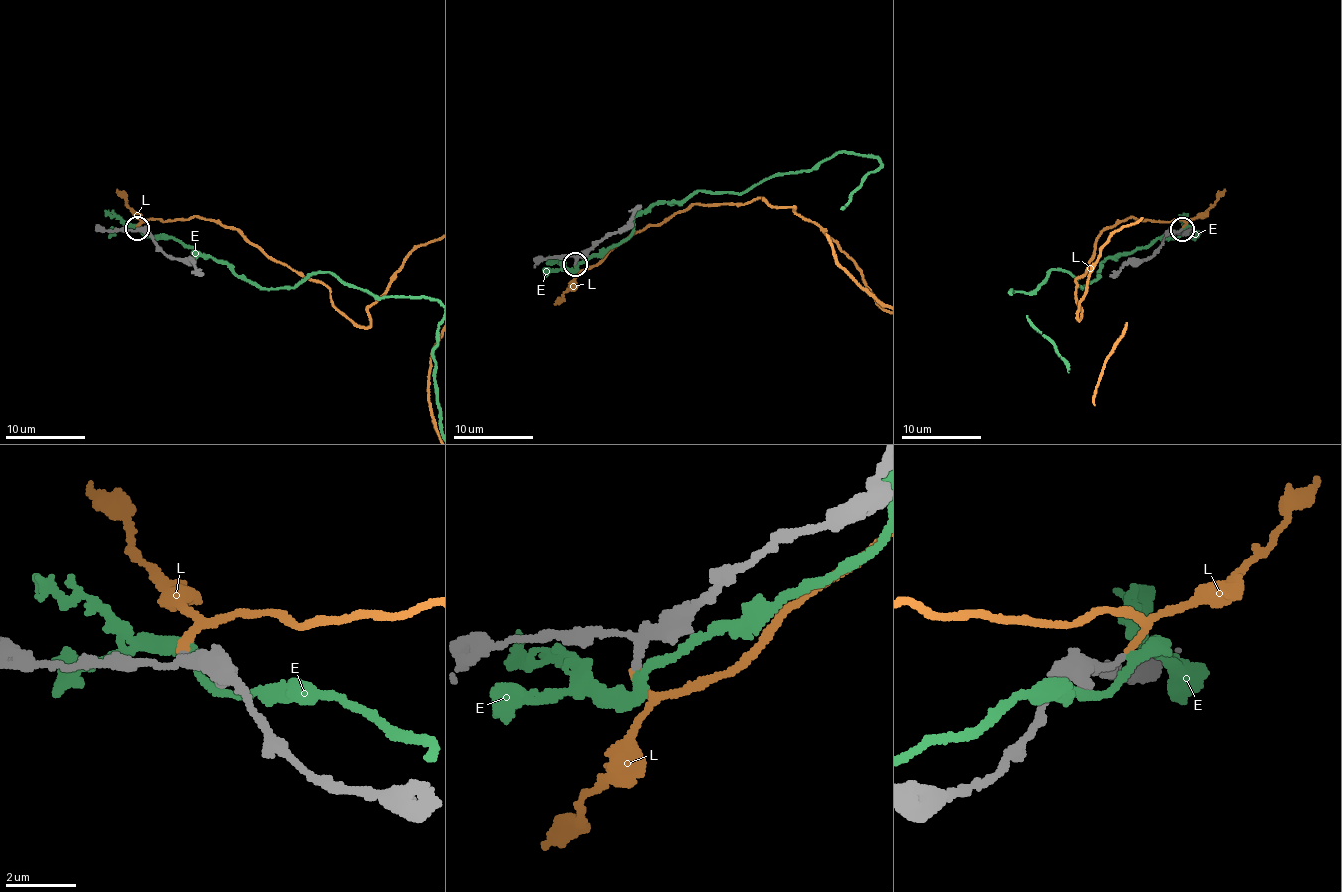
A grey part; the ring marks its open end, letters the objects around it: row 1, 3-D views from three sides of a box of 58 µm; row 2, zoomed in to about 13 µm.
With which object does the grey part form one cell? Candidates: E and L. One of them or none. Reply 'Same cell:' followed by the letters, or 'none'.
Same cell: L

